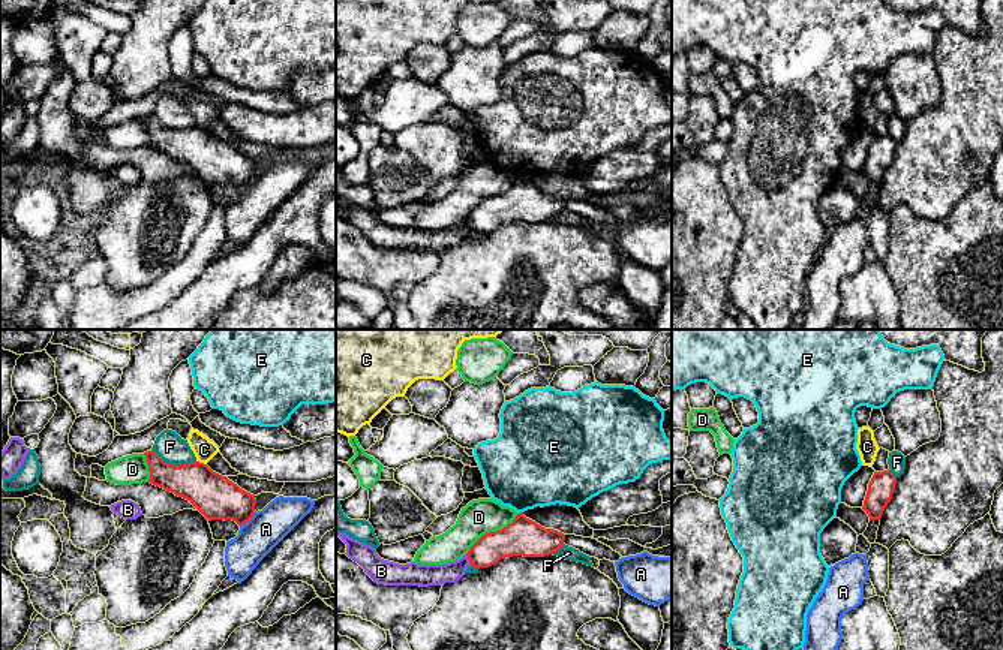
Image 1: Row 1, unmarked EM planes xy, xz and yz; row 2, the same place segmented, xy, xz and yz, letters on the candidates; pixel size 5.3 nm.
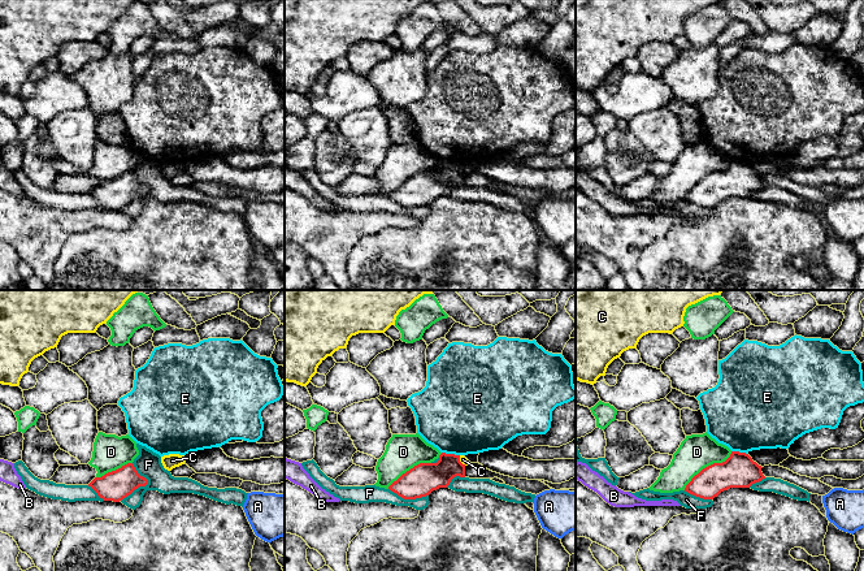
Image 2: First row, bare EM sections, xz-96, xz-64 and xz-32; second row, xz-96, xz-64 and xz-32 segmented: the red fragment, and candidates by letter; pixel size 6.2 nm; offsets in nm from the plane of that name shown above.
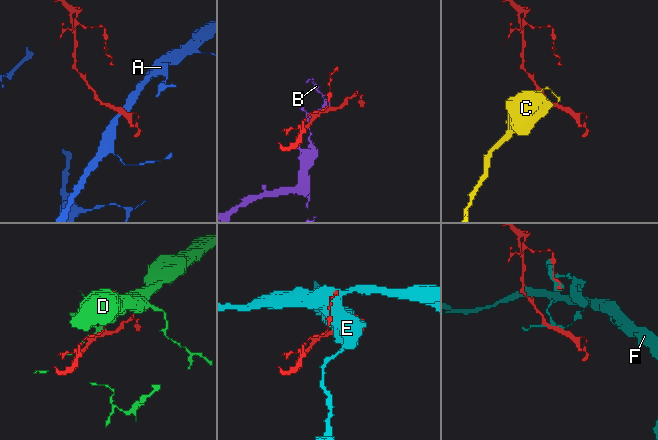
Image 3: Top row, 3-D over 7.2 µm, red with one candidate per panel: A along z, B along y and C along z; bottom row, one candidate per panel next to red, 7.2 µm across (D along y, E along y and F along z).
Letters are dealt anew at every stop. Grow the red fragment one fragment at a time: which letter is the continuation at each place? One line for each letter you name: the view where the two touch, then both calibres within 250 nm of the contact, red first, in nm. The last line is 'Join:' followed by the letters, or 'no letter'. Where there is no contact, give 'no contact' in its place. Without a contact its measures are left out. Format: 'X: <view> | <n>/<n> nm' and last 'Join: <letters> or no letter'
Join: no letter

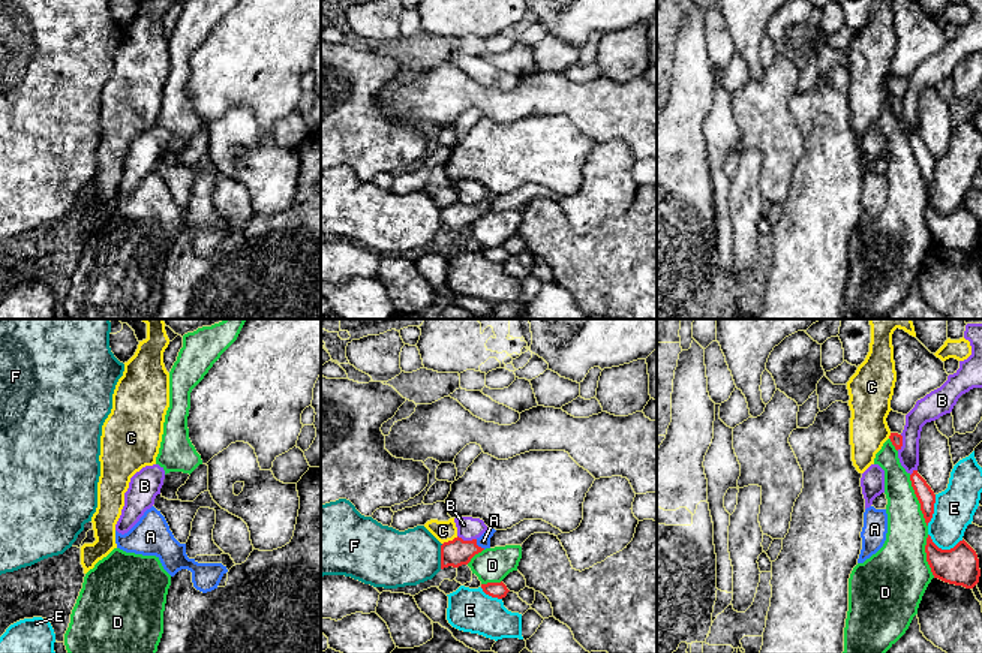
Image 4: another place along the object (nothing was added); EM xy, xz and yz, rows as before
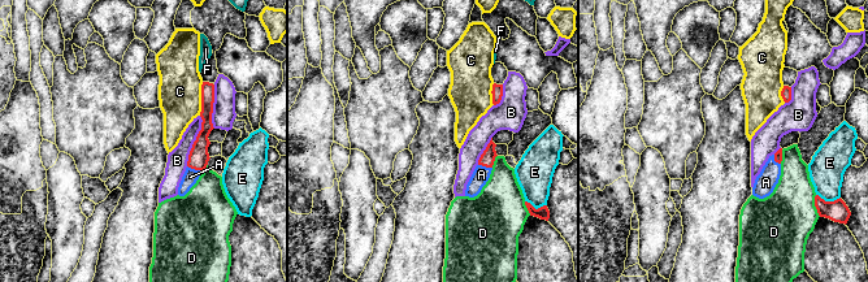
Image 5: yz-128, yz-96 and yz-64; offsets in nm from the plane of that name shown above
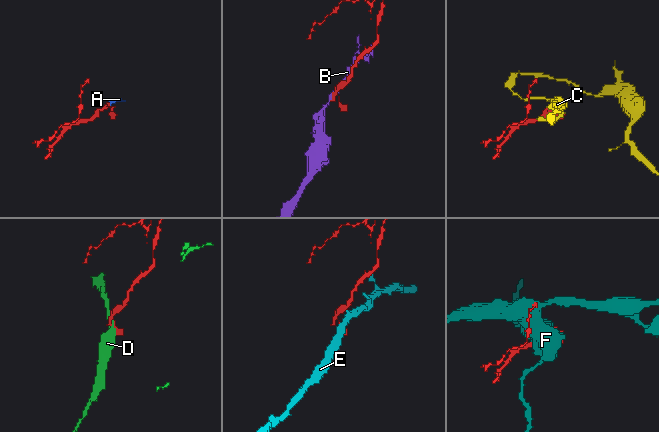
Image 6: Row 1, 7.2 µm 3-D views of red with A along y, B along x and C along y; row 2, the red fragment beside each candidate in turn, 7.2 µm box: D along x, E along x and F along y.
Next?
A: xz | 150/70 nm
Join: A

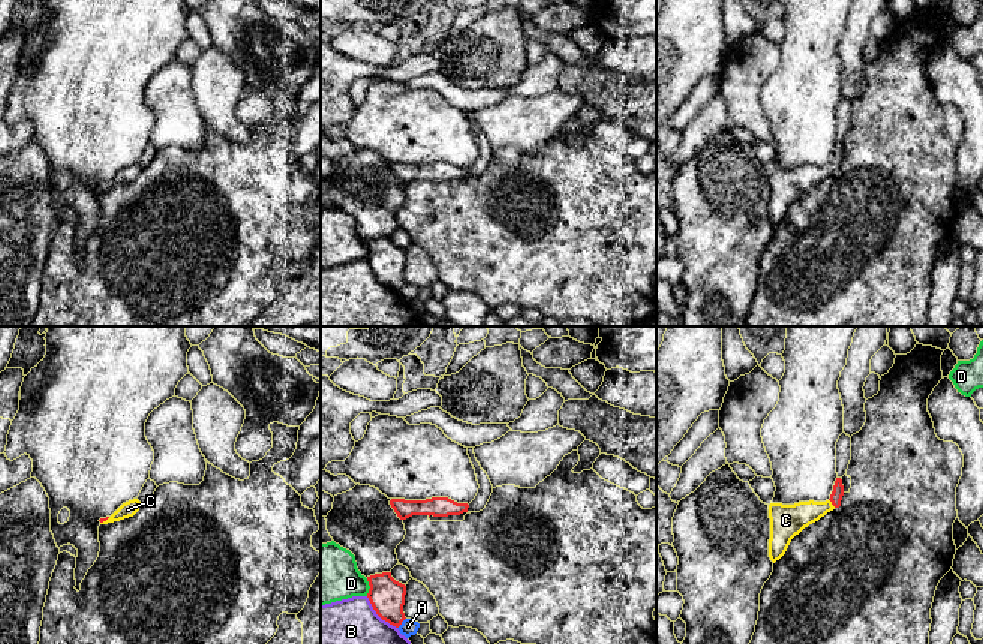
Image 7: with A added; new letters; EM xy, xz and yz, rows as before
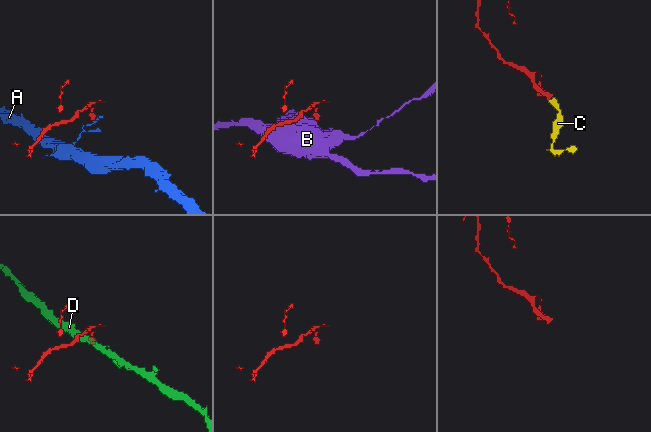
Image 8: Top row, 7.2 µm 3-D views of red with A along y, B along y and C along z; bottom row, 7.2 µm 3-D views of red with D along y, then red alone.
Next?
C: yz | 70/180 nm
Join: C

